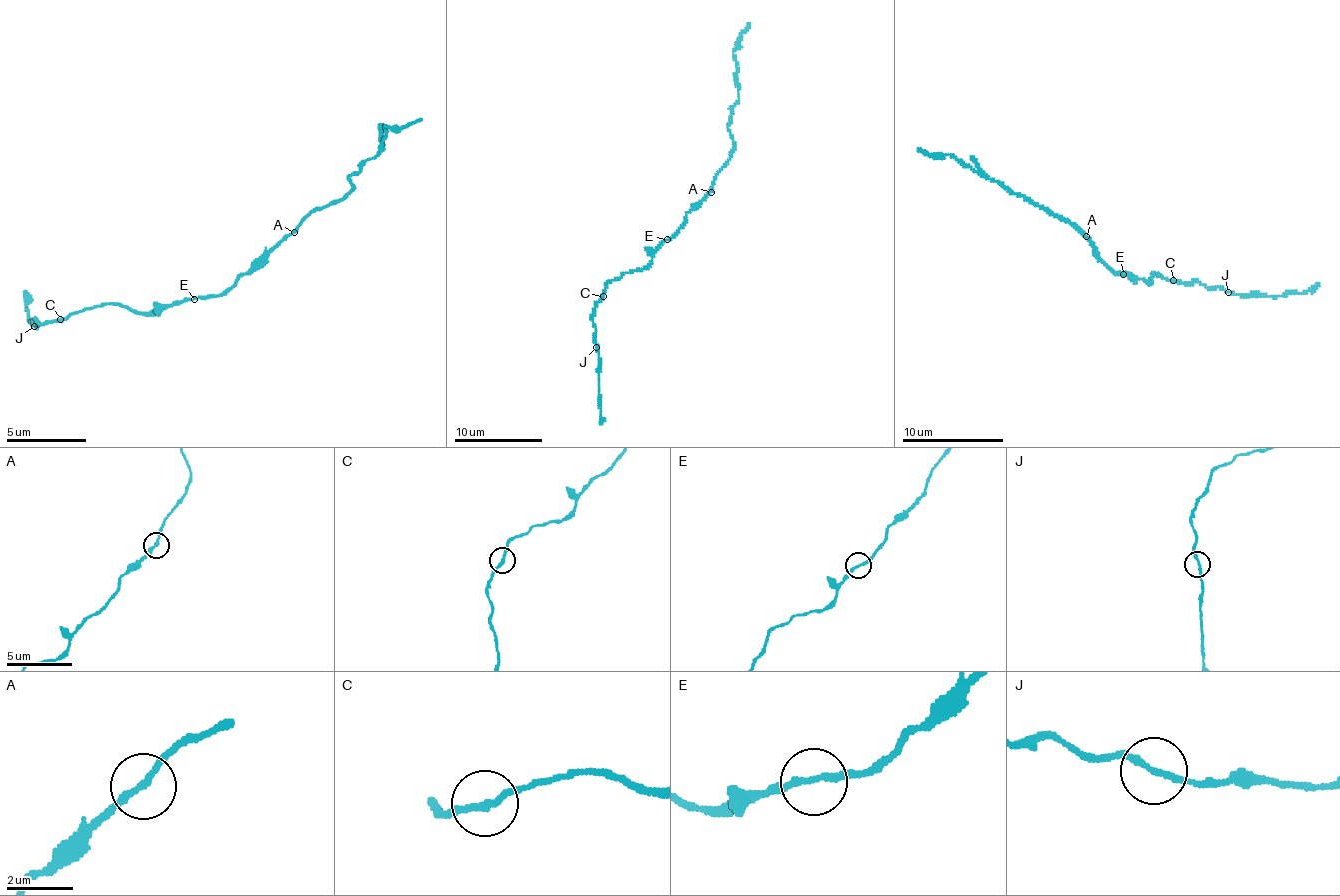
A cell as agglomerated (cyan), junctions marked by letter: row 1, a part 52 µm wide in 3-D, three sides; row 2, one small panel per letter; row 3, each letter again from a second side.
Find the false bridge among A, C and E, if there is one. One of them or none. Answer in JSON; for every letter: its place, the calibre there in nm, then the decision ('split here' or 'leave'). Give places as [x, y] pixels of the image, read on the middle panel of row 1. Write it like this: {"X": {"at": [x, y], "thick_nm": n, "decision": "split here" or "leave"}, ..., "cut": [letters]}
{"A": {"at": [711, 192], "thick_nm": 190, "decision": "leave"}, "C": {"at": [603, 296], "thick_nm": 190, "decision": "leave"}, "E": {"at": [667, 239], "thick_nm": 190, "decision": "leave"}, "cut": []}

